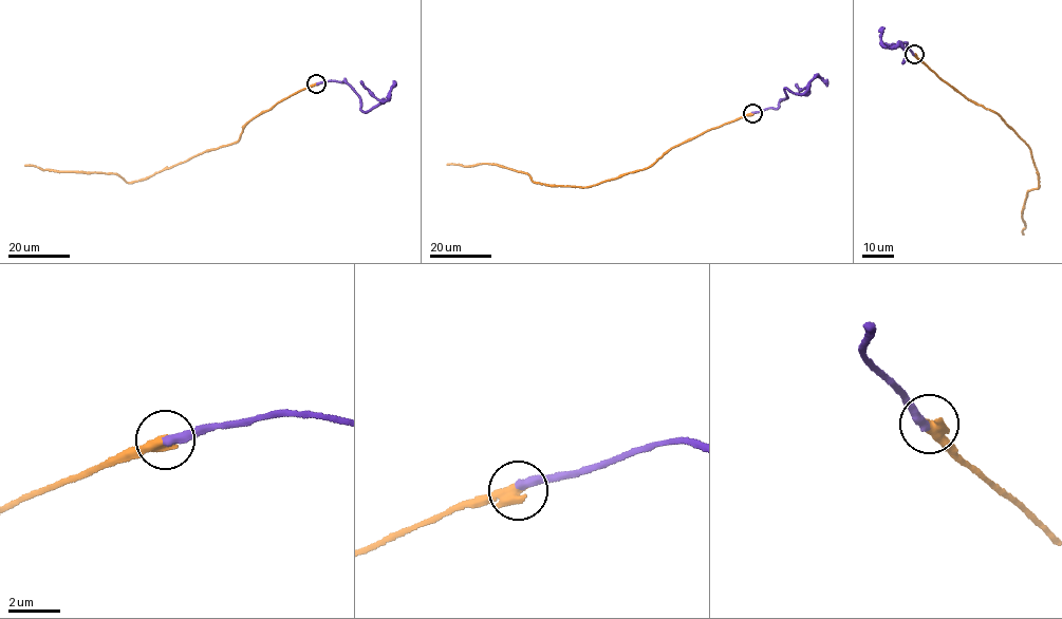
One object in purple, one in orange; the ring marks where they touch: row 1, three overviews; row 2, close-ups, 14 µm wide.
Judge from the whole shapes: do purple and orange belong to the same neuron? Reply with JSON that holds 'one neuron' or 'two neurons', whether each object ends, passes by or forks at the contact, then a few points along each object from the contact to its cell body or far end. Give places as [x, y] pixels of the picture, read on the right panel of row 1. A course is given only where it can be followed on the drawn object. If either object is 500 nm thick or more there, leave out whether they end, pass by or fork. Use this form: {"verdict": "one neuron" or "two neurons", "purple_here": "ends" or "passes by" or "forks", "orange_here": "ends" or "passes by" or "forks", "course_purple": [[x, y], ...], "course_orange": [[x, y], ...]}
{"verdict": "one neuron", "purple_here": "ends", "orange_here": "ends", "course_purple": [[914, 54], [907, 42], [900, 44], [905, 51], [902, 62], [906, 56], [902, 47], [882, 44], [882, 26]], "course_orange": [[914, 54], [954, 90], [997, 113], [1029, 148], [1039, 186], [1027, 191], [1022, 210], [1025, 228], [1023, 233]]}

